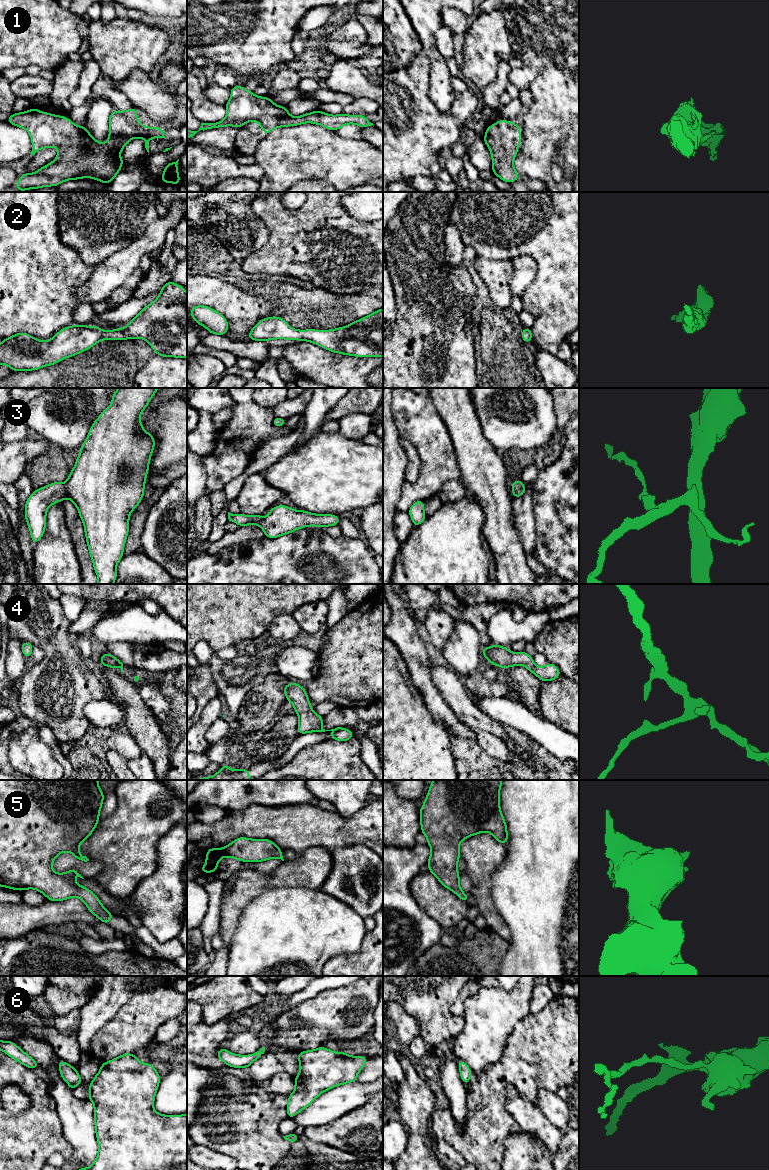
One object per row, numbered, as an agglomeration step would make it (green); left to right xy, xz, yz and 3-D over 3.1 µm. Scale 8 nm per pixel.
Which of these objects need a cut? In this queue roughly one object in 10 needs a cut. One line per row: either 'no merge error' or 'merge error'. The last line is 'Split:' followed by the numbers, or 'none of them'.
1: no merge error
2: no merge error
3: no merge error
4: no merge error
5: no merge error
6: no merge error
Split: none of them

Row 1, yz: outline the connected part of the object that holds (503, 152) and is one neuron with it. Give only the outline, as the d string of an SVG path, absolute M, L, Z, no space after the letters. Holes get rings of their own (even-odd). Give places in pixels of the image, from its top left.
M498 120L494 125L486 128L486 133L483 138L485 144L491 152L493 168L492 173L508 183L518 180L519 175L514 168L513 161L518 153L517 146L522 144L519 125L510 121Z

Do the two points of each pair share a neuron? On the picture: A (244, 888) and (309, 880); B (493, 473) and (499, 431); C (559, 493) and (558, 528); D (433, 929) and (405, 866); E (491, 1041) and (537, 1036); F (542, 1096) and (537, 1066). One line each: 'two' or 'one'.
A: one
B: two
C: one
D: one
E: two
F: two

